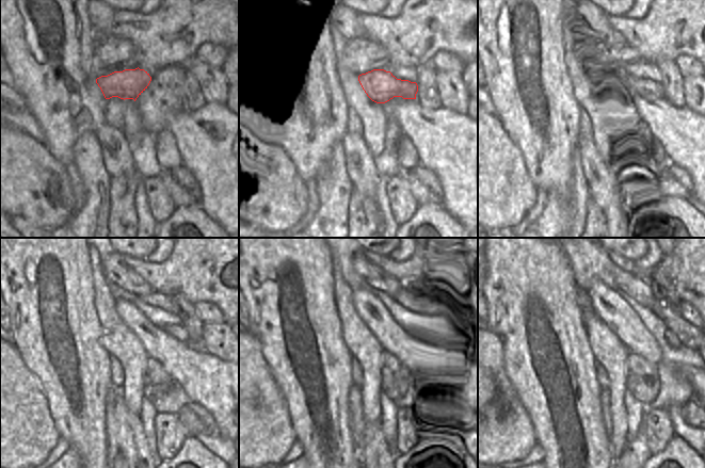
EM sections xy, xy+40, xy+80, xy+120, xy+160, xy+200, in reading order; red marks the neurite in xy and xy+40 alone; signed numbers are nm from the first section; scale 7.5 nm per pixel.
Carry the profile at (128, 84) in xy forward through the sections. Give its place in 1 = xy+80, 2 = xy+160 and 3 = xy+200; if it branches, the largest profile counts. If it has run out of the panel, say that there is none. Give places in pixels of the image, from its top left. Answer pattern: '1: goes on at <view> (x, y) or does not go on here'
1: goes on at xy+80 (618, 83)
2: goes on at xy+160 (426, 334)
3: goes on at xy+200 (671, 338)

